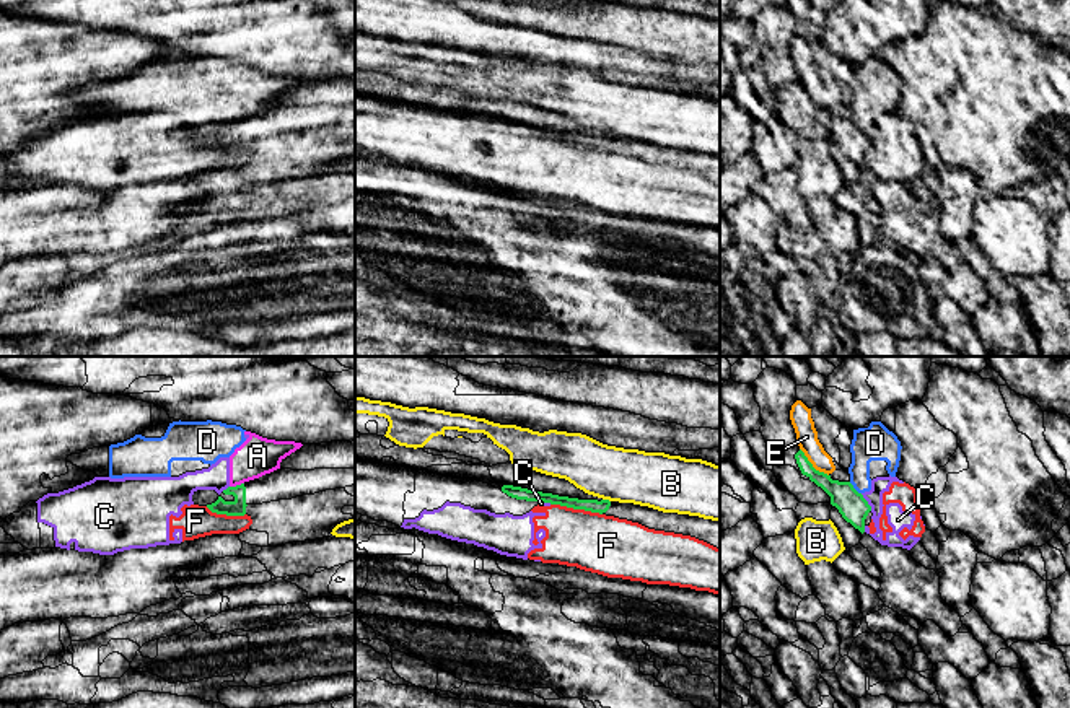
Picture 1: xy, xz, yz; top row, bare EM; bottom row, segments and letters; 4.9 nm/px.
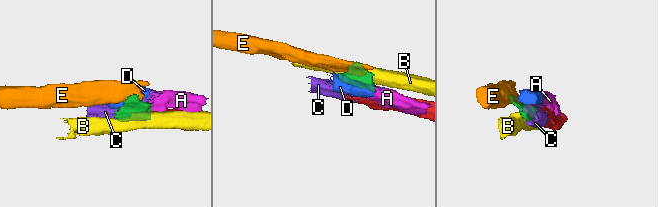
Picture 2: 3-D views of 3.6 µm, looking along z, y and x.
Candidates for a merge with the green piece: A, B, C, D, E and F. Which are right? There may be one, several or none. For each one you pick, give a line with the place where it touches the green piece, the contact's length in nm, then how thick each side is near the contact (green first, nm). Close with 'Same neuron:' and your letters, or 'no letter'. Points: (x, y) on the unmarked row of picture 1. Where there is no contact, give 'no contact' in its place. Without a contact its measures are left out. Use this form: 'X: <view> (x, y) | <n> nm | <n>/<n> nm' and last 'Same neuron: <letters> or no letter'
Same neuron: no letter

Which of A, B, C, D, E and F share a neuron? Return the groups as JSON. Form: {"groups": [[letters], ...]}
{"groups": [["A", "D"], ["B"], ["C", "F"], ["E"]]}

